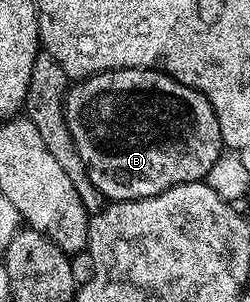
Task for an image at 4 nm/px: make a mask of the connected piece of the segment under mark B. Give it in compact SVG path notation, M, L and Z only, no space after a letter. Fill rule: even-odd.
M112 69L108 73L94 73L90 77L81 78L77 83L71 84L66 90L64 98L66 107L66 126L74 140L76 151L86 165L92 183L102 192L103 198L111 202L135 201L141 197L151 197L170 189L174 185L189 185L191 181L202 181L212 169L218 157L223 152L224 146L220 135L218 120L212 111L210 101L200 91L180 83L170 74L152 69Z

